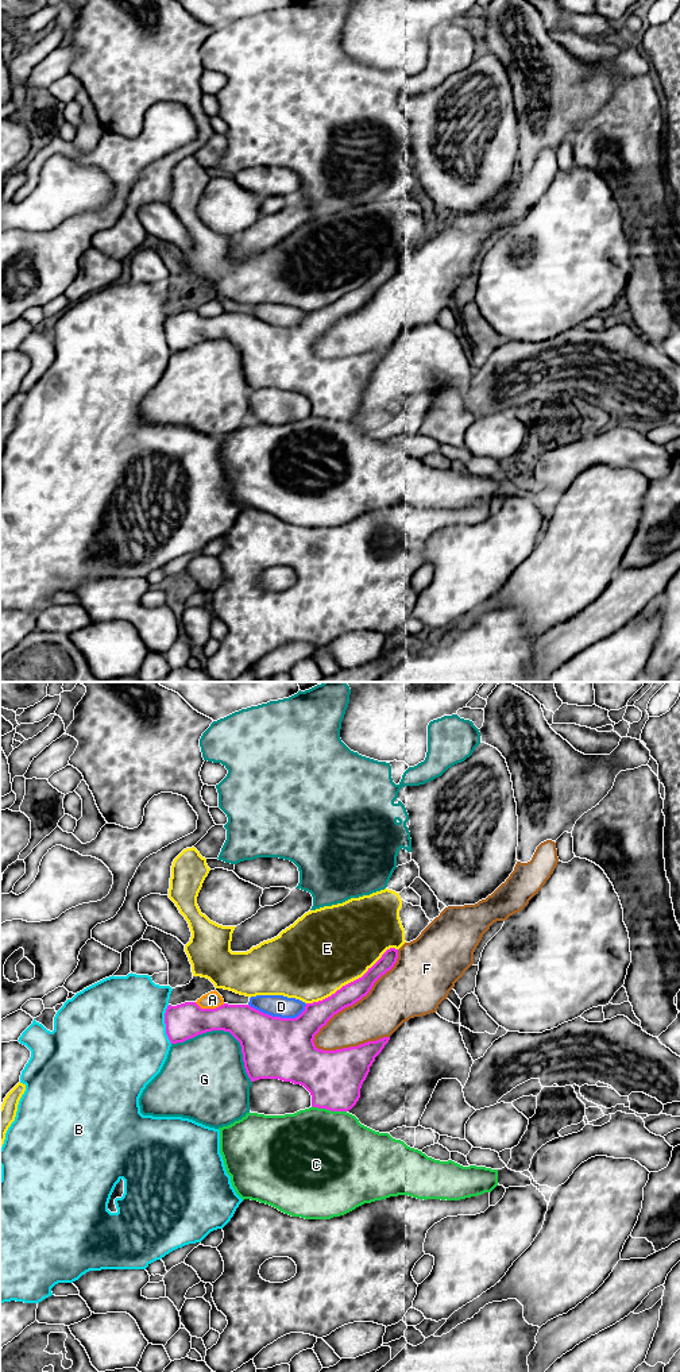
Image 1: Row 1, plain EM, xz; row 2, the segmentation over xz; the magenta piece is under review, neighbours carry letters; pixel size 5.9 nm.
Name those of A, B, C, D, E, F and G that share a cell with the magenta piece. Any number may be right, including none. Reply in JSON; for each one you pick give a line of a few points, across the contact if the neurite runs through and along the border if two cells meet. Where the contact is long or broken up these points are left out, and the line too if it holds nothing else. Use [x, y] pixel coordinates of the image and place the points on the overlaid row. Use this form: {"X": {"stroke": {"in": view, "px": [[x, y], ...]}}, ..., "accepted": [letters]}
{"accepted": []}

